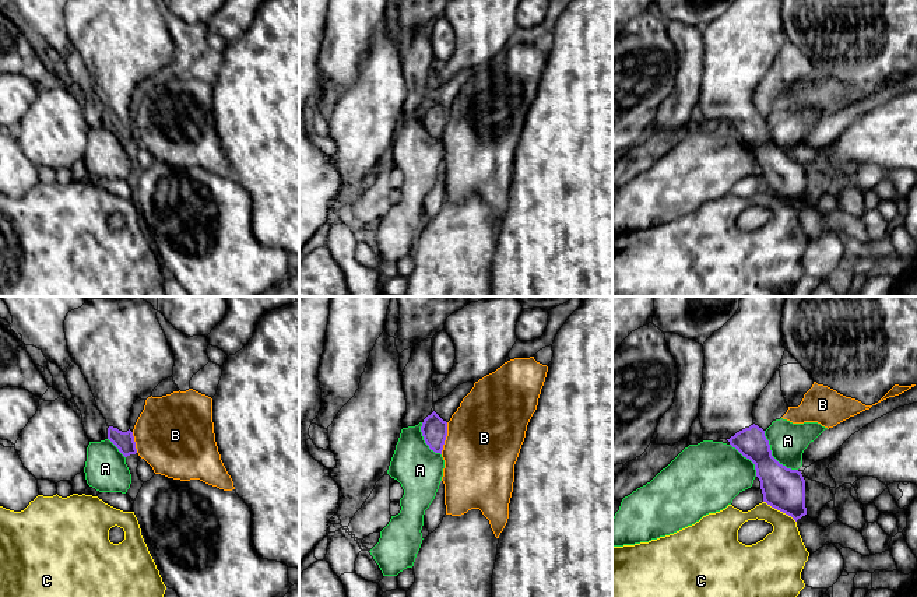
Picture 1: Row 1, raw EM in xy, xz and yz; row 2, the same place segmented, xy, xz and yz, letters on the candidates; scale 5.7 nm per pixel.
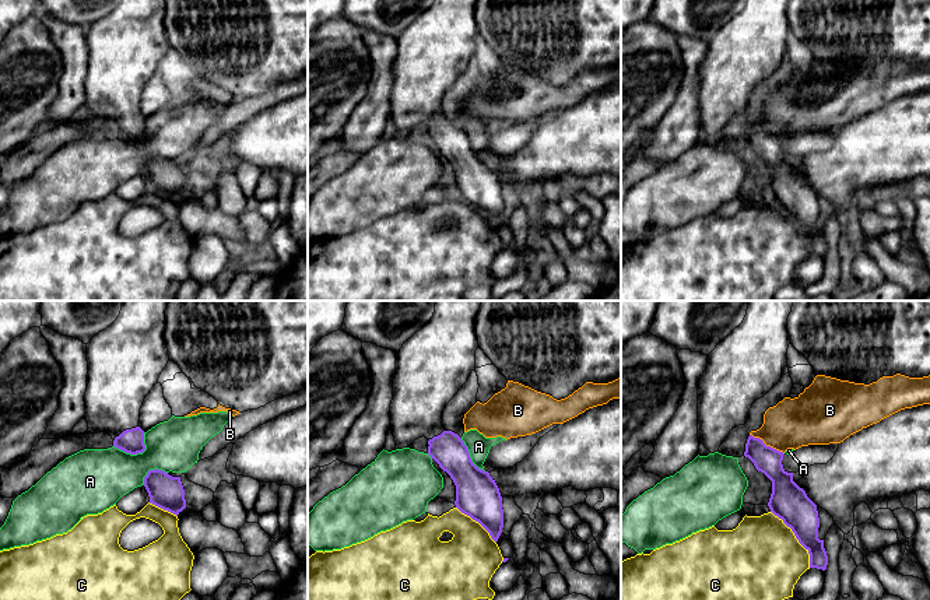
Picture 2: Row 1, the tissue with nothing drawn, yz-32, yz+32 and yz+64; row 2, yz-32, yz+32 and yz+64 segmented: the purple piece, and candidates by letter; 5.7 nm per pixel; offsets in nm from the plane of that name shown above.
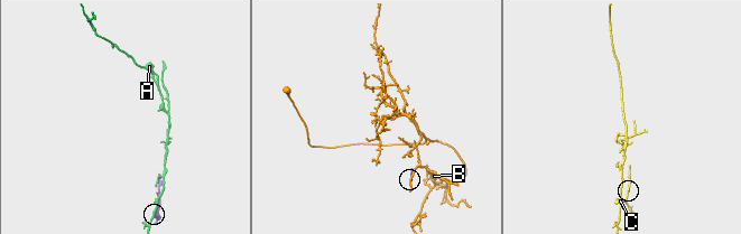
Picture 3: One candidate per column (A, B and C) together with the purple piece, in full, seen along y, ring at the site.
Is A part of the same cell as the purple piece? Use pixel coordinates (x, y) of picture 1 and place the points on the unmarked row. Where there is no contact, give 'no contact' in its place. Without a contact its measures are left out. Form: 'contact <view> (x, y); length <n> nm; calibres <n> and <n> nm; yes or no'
contact yz (772, 143); length 300 nm; calibres 240 and 220 nm; no

